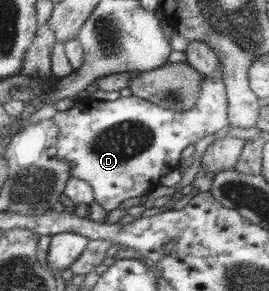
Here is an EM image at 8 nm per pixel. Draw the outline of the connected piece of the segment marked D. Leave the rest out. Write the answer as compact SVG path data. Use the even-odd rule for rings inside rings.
M203 76L201 91L195 105L187 111L171 111L131 95L115 101L95 101L89 97L77 98L73 107L53 112L52 120L58 127L56 158L68 165L71 177L86 181L93 192L93 201L105 211L118 208L124 199L146 195L159 184L159 177L178 167L181 150L197 139L228 127L227 95L222 78Z

